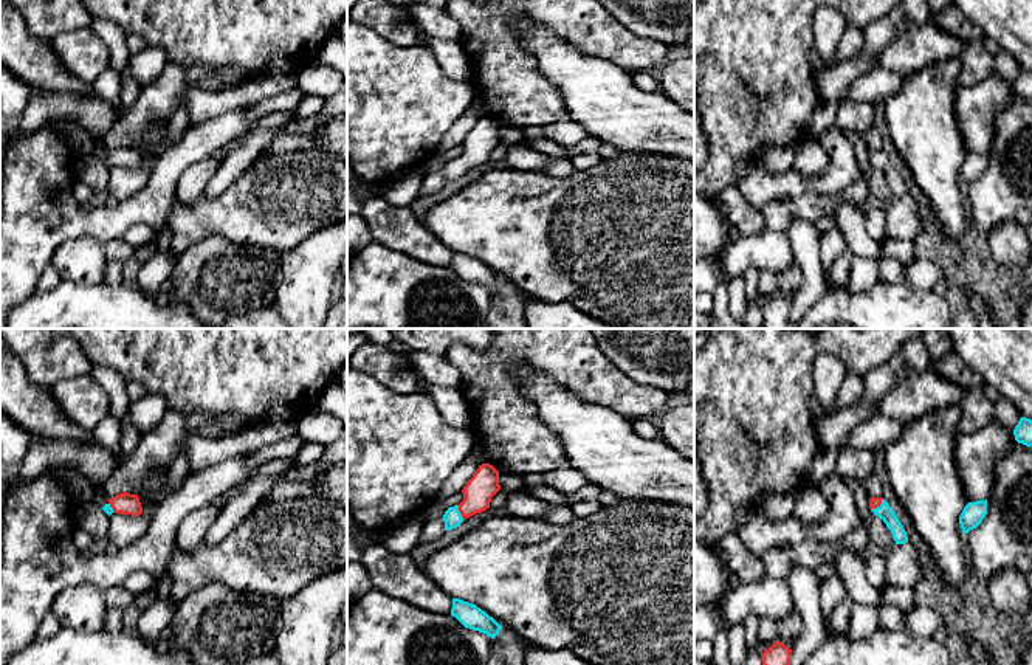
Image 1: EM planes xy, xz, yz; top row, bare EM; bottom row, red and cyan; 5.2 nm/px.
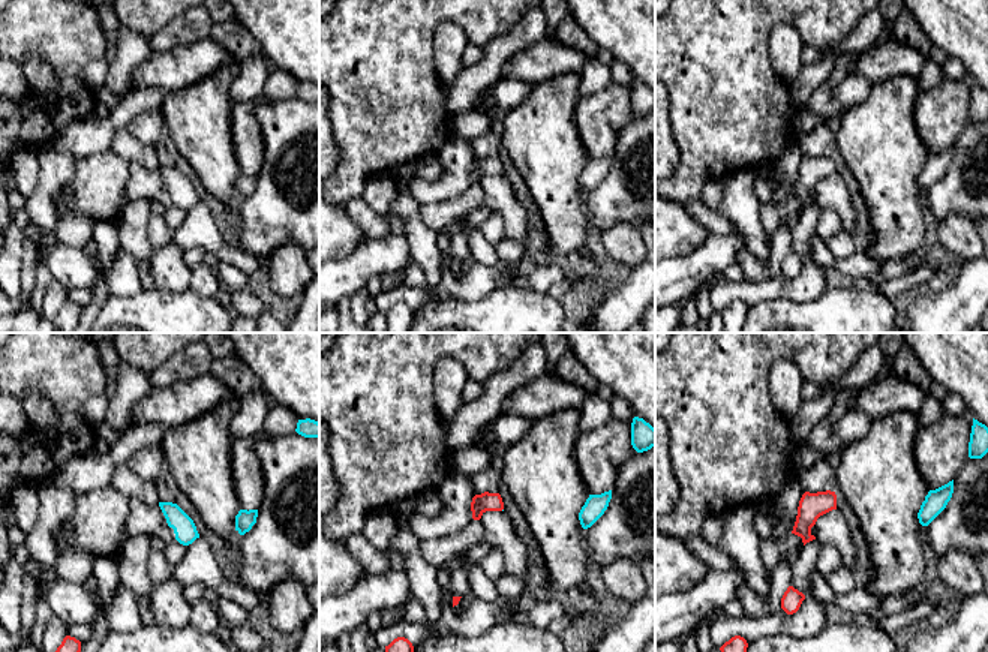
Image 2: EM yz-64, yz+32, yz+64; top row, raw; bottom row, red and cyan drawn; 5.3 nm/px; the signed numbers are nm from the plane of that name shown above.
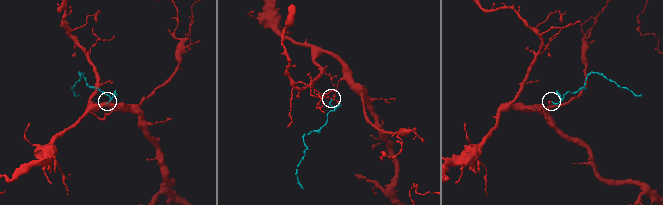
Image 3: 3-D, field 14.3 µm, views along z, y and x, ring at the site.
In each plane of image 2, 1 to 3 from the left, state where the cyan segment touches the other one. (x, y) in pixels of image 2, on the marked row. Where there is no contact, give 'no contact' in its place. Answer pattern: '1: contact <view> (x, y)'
1: no contact
2: no contact
3: no contact

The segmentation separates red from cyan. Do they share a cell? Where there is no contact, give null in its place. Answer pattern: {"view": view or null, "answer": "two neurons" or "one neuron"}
{"view": "xz", "answer": "one neuron"}

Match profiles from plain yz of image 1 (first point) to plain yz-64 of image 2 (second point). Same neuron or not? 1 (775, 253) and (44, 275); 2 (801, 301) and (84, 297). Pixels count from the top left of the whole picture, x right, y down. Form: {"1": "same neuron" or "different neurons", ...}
{"1": "different neurons", "2": "different neurons"}

